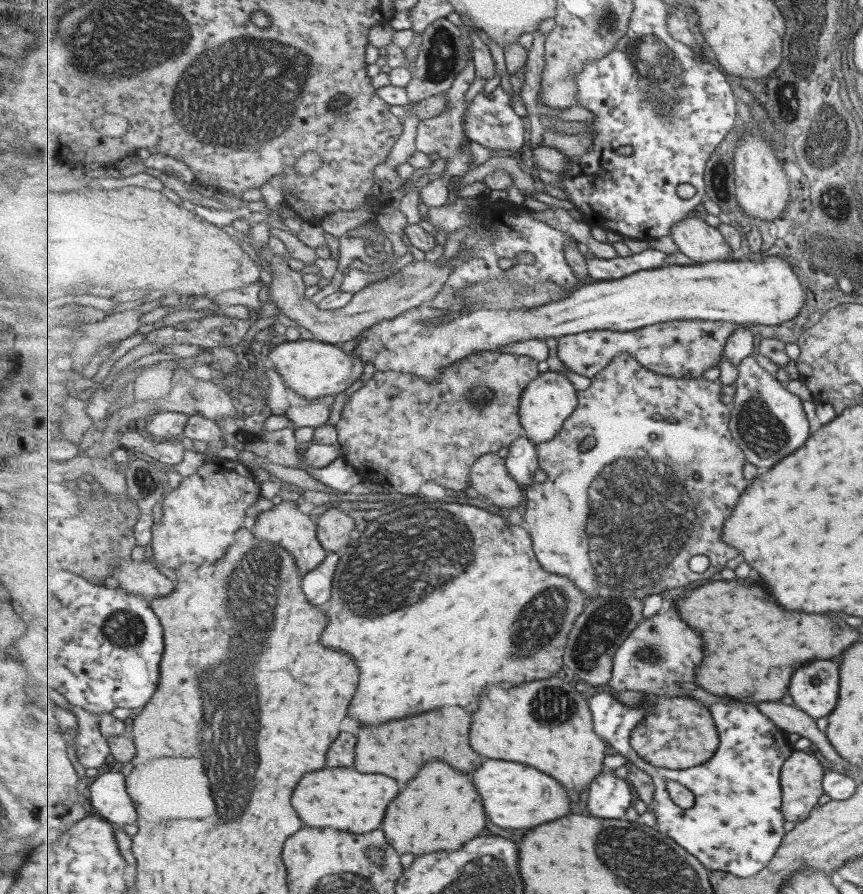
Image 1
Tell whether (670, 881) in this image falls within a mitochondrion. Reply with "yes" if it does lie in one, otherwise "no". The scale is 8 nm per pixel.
yes

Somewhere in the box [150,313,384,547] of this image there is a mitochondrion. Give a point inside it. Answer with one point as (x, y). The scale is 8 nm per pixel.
(252, 439)

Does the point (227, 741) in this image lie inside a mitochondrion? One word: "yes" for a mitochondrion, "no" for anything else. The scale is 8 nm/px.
yes

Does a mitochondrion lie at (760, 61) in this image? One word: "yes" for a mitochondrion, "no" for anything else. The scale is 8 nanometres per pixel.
no

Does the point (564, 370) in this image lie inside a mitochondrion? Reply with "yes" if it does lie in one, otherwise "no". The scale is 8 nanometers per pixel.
no

